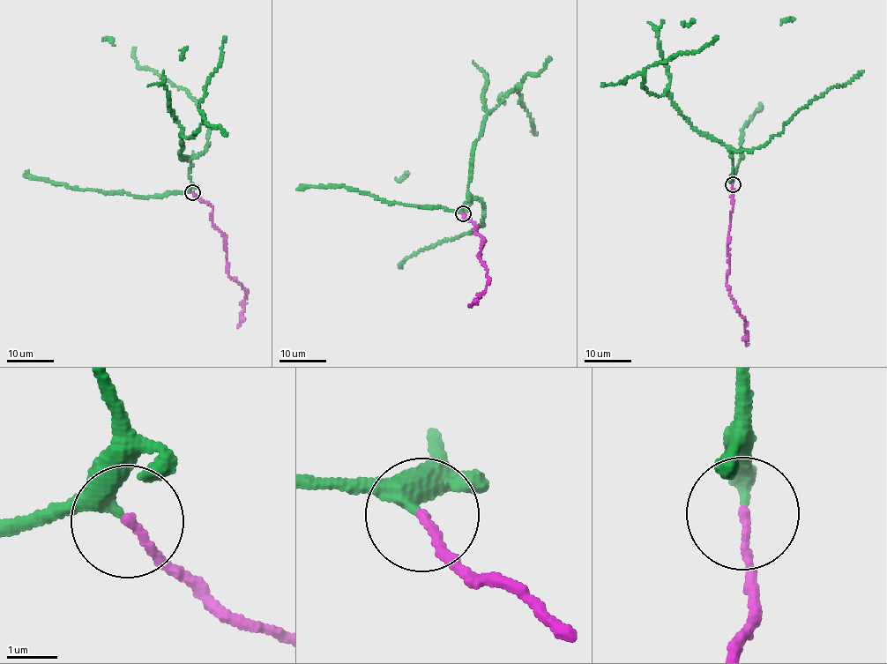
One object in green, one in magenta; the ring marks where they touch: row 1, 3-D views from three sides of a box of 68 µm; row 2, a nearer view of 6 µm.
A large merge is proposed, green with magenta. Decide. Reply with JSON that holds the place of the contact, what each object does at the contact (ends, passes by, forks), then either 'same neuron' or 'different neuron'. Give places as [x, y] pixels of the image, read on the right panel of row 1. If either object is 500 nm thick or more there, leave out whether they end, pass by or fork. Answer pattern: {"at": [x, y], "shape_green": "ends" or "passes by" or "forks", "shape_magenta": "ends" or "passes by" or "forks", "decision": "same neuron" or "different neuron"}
{"at": [733, 184], "shape_green": "passes by", "shape_magenta": "ends", "decision": "same neuron"}

